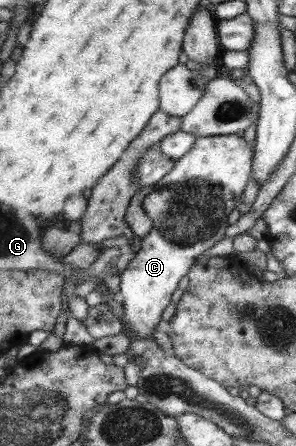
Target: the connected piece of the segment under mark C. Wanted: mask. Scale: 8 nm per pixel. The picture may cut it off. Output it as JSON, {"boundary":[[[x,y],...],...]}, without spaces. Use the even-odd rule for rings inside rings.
{"boundary":[[[237,134],[199,137],[189,153],[177,161],[177,165],[161,181],[153,183],[152,191],[142,199],[141,207],[151,221],[151,228],[141,239],[141,248],[119,273],[120,295],[122,295],[121,321],[129,333],[138,339],[152,339],[154,327],[160,323],[164,307],[170,303],[172,291],[178,287],[178,281],[188,273],[194,259],[208,247],[212,247],[226,233],[226,217],[234,210],[236,200],[241,200],[242,190],[248,183],[252,170],[252,147]]]}

